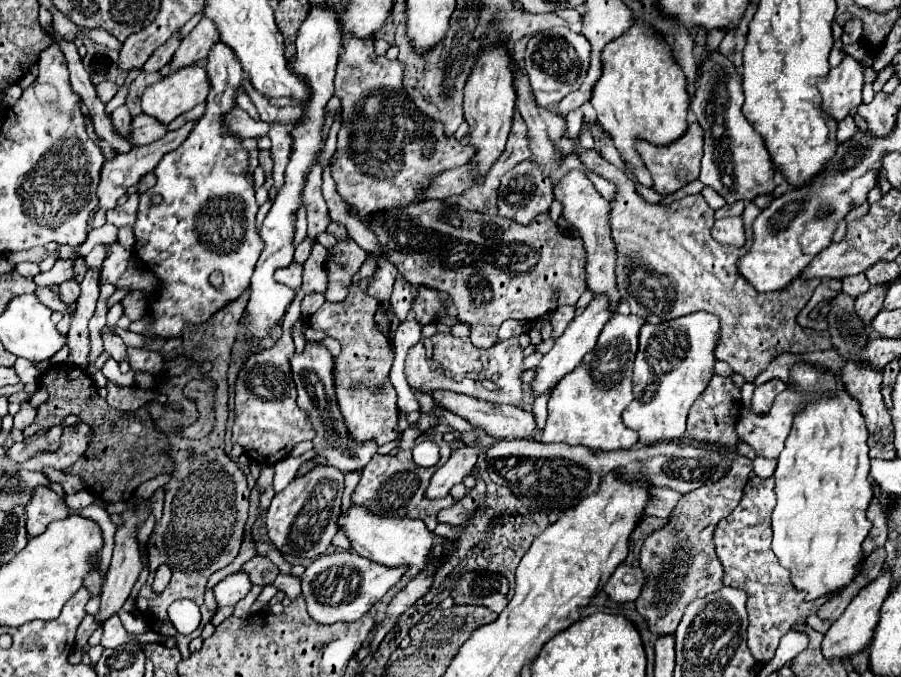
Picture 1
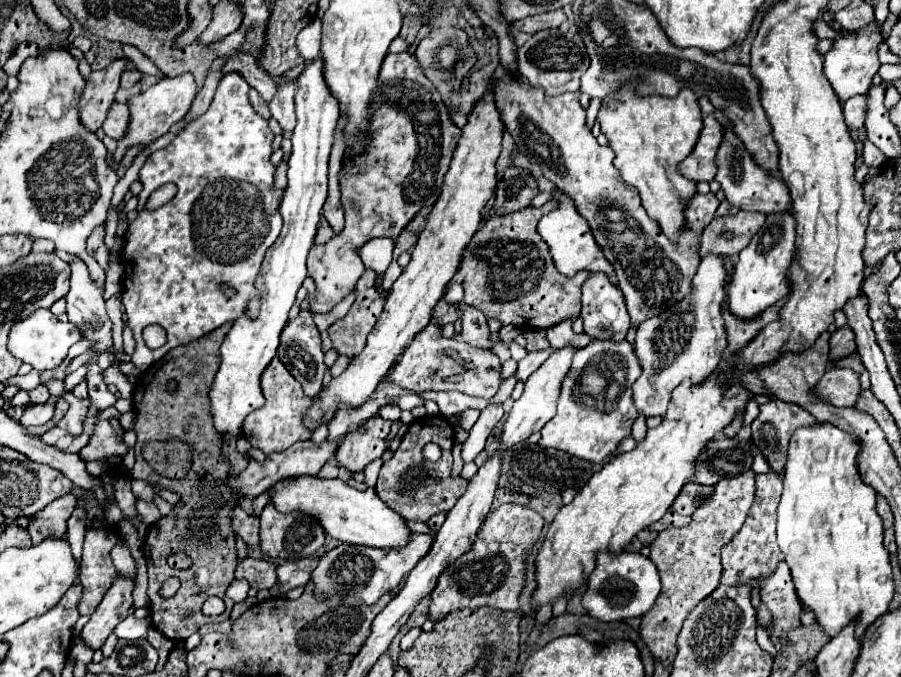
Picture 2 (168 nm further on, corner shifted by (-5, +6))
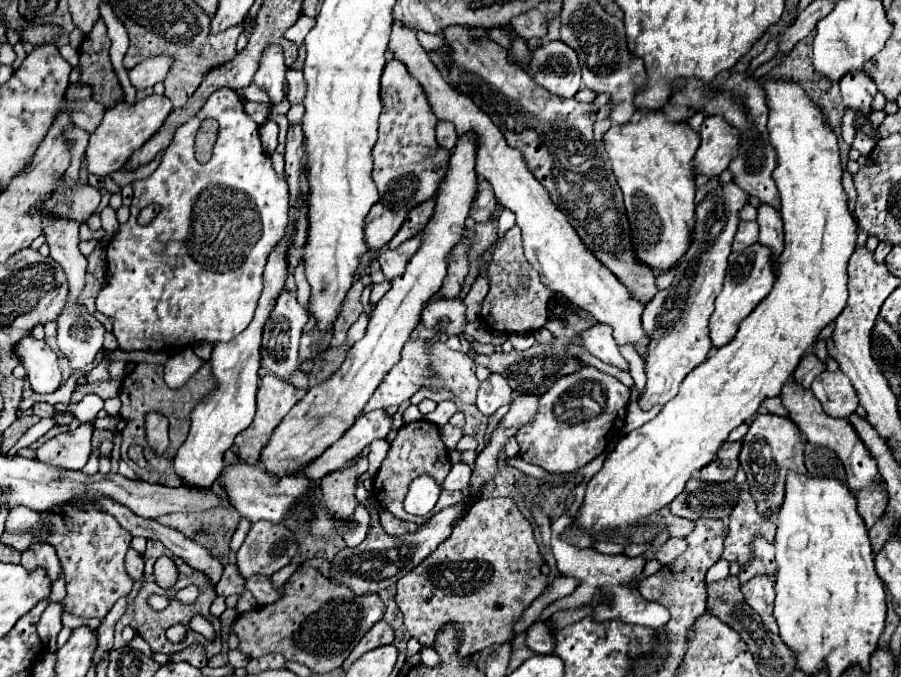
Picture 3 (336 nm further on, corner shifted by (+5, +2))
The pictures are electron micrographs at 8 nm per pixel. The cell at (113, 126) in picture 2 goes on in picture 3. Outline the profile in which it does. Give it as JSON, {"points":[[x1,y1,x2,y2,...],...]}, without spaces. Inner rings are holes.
{"points":[[95,100,75,102,71,110,73,110,73,112,71,112,73,122,75,122,81,130,85,130,85,132,89,132,89,134,95,132,95,128,101,124,101,118,103,118,103,114,105,114,105,106,101,106,101,104,95,102]]}

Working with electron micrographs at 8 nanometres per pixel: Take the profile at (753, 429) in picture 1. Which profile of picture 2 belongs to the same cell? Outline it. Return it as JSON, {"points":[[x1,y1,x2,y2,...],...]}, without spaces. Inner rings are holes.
{"points":[[831,366,819,380,815,392,837,408,853,408,861,394,859,374,853,372,851,368]]}

